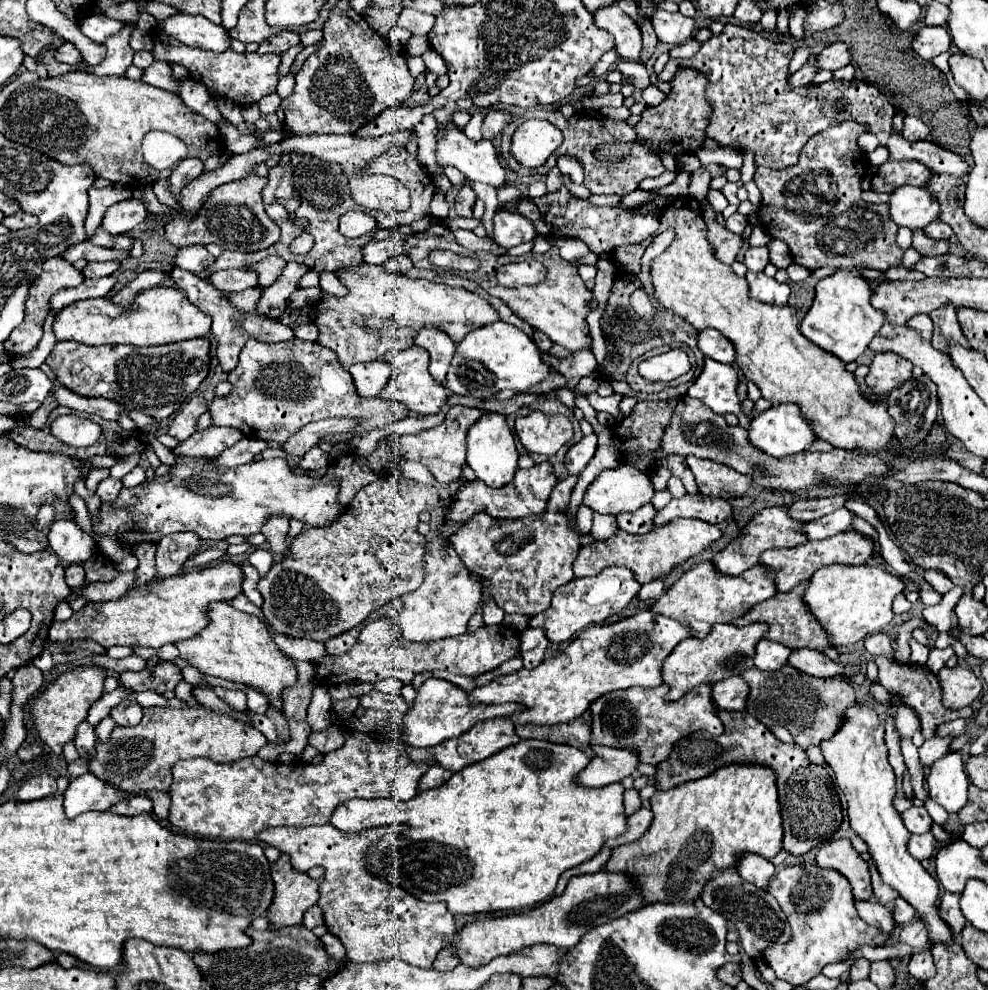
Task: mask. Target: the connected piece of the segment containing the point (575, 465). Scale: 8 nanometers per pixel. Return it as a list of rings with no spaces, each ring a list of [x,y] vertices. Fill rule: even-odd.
[[[594,434],[584,436],[578,444],[574,444],[566,454],[568,472],[570,474],[580,474],[586,468],[586,464],[592,460],[592,456],[596,452],[596,446],[598,446],[598,442],[596,442]]]

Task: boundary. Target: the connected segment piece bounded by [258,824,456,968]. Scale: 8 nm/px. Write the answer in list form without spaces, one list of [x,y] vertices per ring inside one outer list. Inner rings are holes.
[[[322,824],[308,828],[268,828],[258,834],[258,840],[288,854],[290,864],[298,872],[306,872],[312,866],[324,868],[318,906],[324,912],[328,932],[342,940],[350,960],[404,960],[418,968],[432,968],[436,954],[448,944],[444,934],[456,932],[454,916],[448,912],[446,904],[422,902],[368,872],[364,862],[366,852],[385,834],[385,827],[350,834],[332,824]]]

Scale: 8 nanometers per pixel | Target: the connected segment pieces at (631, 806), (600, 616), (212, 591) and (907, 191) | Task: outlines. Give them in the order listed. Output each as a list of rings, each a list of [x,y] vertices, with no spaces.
[[[635,788],[626,790],[624,793],[624,808],[626,815],[632,815],[636,810],[639,810],[641,806],[639,791]]]
[[[612,566],[602,570],[598,576],[592,578],[574,578],[570,584],[564,584],[554,592],[552,604],[546,612],[540,612],[538,616],[530,618],[530,626],[540,626],[546,632],[546,638],[550,642],[568,642],[574,634],[582,632],[584,628],[606,622],[608,618],[620,614],[630,600],[638,594],[640,584],[634,580],[634,572],[624,566]]]
[[[218,560],[212,566],[194,568],[190,572],[178,574],[174,578],[166,578],[164,582],[154,584],[150,588],[140,586],[140,588],[128,592],[126,596],[122,596],[120,600],[114,600],[114,602],[88,602],[82,610],[74,612],[72,618],[68,618],[64,622],[52,622],[50,640],[70,642],[76,638],[90,638],[90,640],[102,644],[104,648],[110,648],[116,644],[120,644],[120,646],[150,646],[150,648],[160,648],[164,644],[176,644],[178,640],[192,638],[202,628],[206,628],[210,604],[234,600],[242,592],[242,580],[244,580],[244,572],[242,572],[240,564],[234,564],[230,560]]]
[[[900,186],[892,192],[890,216],[898,226],[926,228],[930,222],[940,220],[940,204],[926,188]]]

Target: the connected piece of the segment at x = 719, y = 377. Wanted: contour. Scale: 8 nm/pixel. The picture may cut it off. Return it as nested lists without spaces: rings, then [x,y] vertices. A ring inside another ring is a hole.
[[[706,358],[702,374],[698,380],[688,388],[690,398],[702,400],[712,412],[716,414],[736,414],[740,420],[740,426],[750,430],[750,420],[742,410],[742,402],[736,394],[738,386],[738,370],[728,364],[720,364],[716,360]]]

